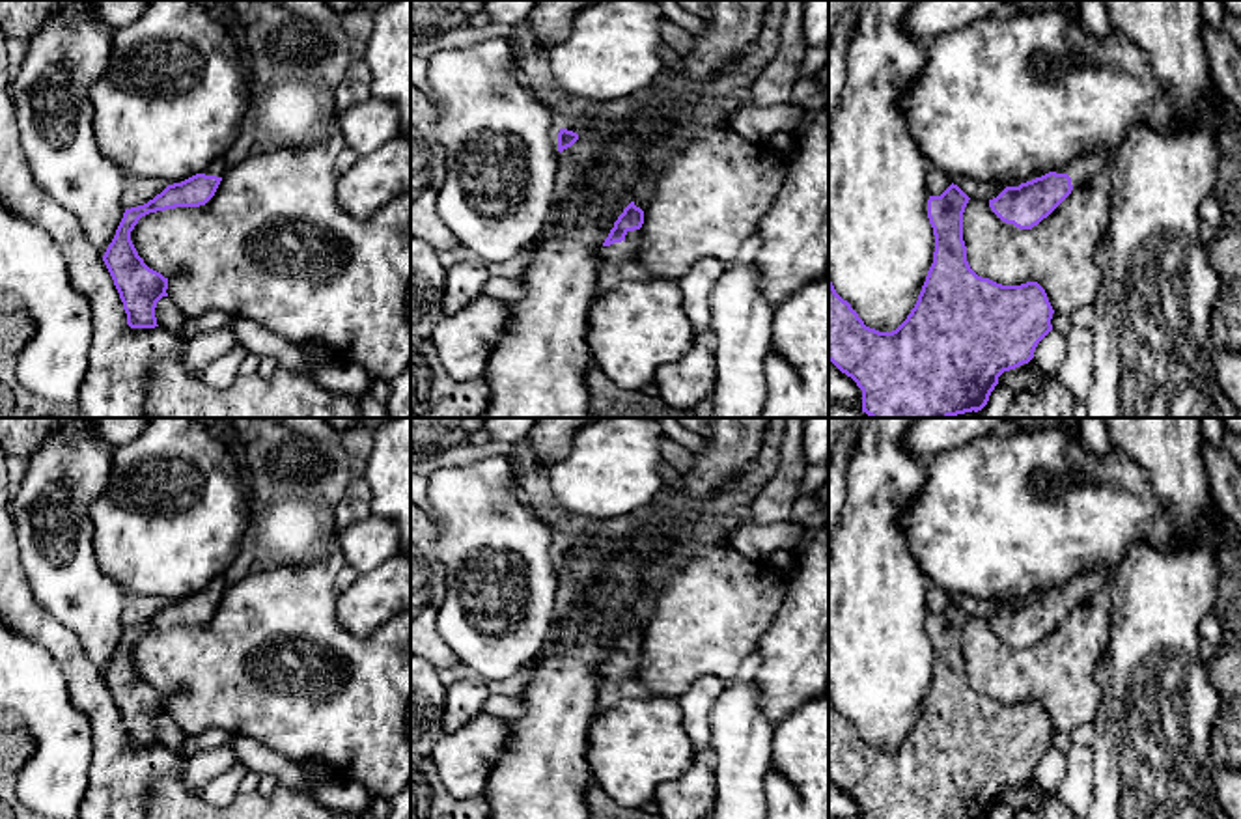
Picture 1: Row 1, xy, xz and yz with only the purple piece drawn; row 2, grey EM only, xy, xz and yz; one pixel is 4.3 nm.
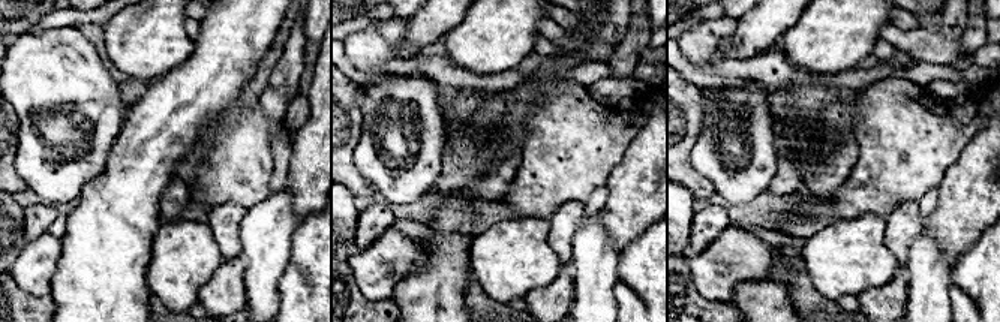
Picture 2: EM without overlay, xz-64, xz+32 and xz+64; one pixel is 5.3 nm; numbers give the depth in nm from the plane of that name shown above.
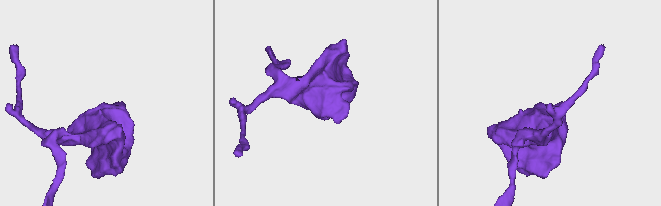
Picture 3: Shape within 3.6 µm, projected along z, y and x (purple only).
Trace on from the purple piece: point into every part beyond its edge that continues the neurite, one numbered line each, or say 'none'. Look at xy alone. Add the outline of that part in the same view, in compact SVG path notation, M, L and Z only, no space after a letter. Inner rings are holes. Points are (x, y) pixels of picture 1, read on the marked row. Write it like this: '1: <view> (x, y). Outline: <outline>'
1: xy (217, 166). Outline: M220 157L220 159L213 160L202 174L222 177L226 168L228 166L224 162L224 157Z

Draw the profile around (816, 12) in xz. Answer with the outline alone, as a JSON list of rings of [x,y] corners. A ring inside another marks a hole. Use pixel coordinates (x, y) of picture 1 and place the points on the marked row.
[[[804,0],[802,32],[808,49],[825,45],[829,39],[829,0]]]

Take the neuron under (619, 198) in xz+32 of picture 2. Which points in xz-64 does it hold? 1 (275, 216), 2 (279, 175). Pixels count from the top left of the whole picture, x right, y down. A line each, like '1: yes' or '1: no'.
1: no
2: no

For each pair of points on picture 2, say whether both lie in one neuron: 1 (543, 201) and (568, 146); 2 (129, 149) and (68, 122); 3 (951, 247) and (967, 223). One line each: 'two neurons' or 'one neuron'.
1: one neuron
2: two neurons
3: one neuron

